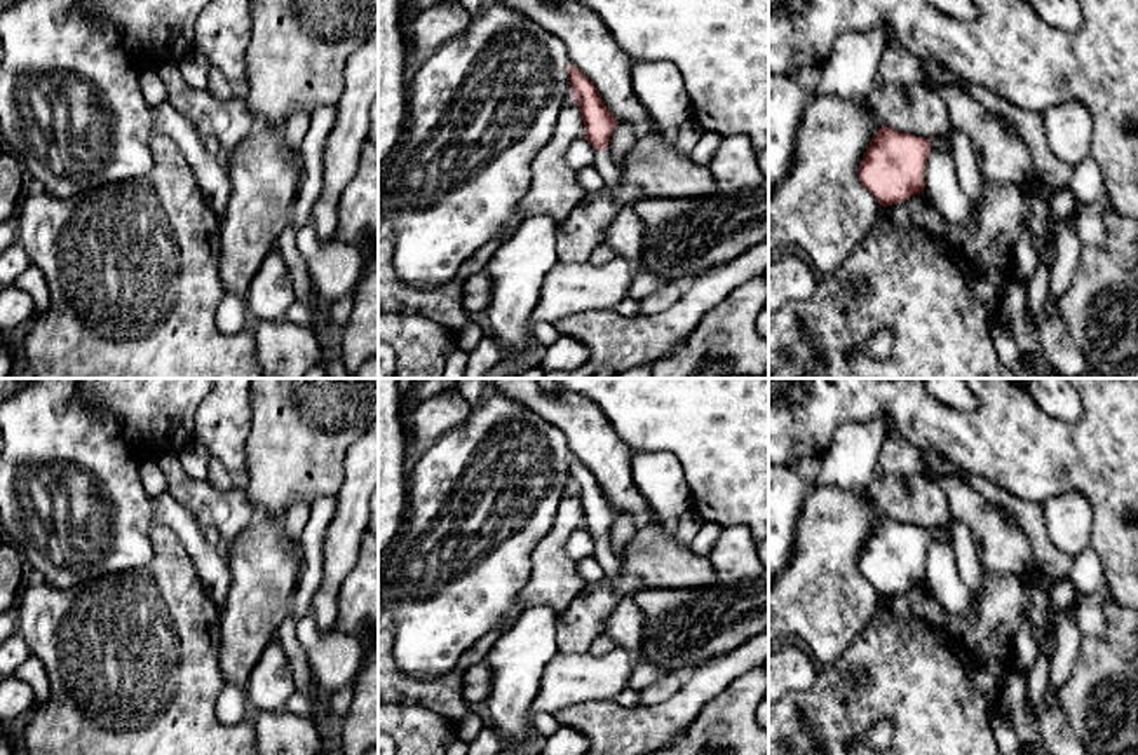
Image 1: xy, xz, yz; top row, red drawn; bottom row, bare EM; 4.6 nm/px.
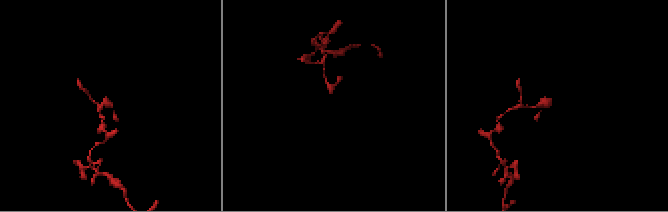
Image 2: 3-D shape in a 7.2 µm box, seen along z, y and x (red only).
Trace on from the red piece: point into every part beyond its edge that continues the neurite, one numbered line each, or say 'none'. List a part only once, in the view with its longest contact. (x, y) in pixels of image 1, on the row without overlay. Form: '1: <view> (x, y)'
1: xz (607, 558)

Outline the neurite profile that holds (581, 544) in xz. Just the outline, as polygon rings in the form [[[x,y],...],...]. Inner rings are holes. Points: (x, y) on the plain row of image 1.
[[[586,528],[575,530],[568,537],[565,551],[573,561],[580,561],[580,560],[594,554],[596,541]]]

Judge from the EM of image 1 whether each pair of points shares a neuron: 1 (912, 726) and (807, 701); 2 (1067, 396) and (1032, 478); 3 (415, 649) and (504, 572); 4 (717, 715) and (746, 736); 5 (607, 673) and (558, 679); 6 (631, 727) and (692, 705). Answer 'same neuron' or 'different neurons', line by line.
1: same neuron
2: different neurons
3: same neuron
4: same neuron
5: same neuron
6: same neuron

